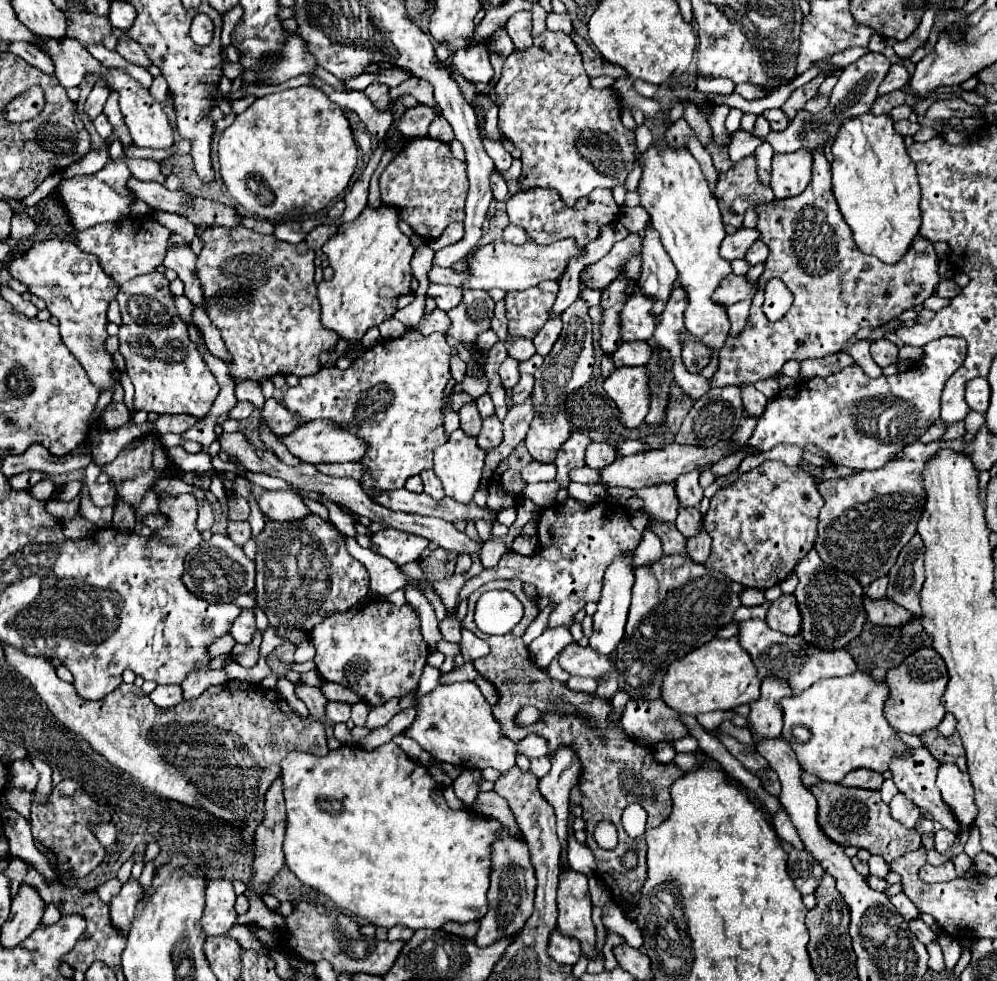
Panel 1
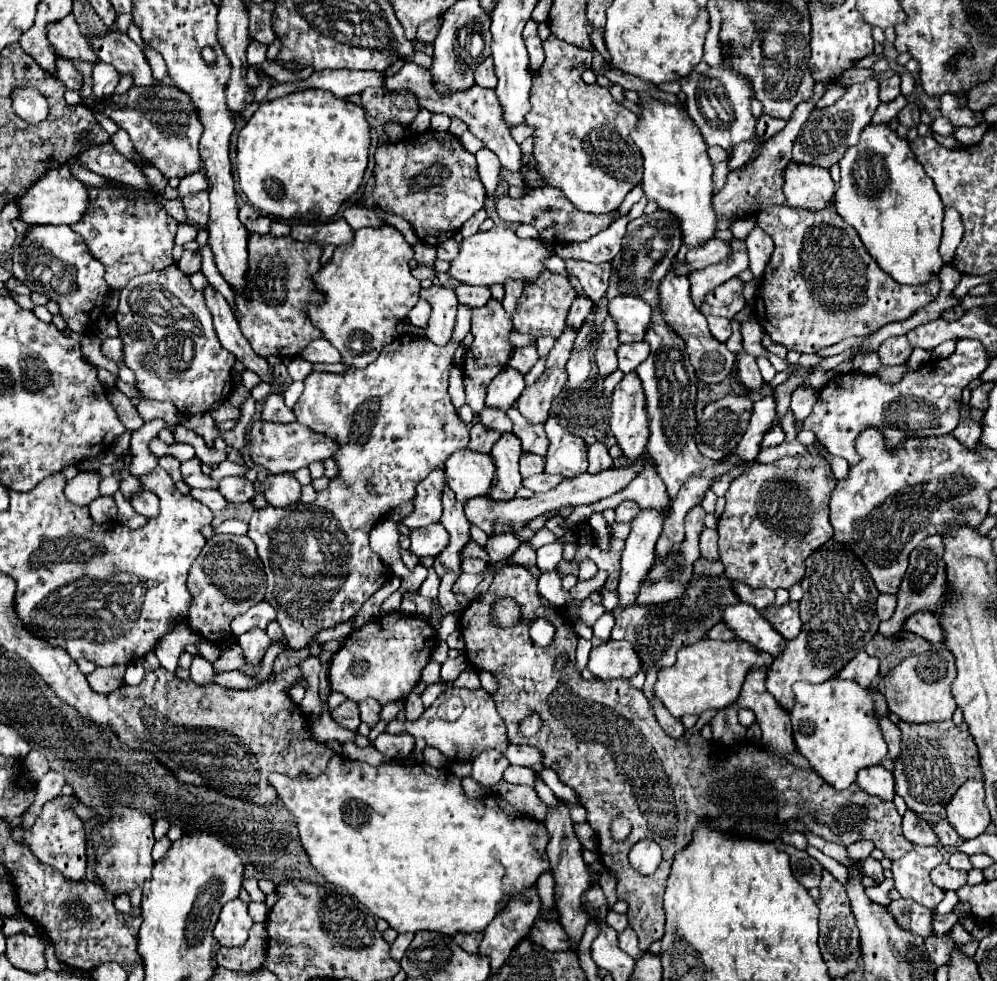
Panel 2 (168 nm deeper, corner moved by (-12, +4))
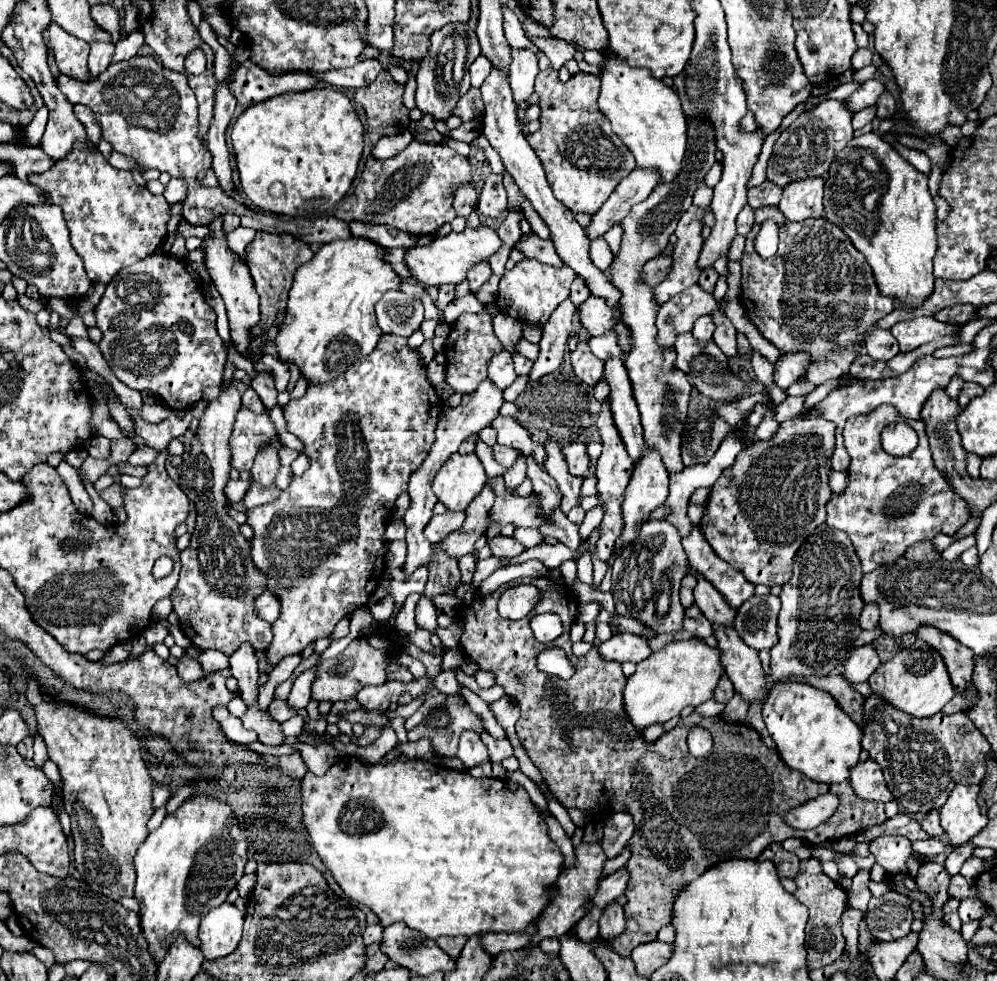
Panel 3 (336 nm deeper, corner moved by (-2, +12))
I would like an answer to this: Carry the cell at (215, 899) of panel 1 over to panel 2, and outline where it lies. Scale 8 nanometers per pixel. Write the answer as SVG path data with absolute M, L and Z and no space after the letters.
M232 900L224 904L220 918L214 926L214 938L220 946L226 948L238 948L246 944L248 930L252 928L252 918L248 916L248 904L242 900Z

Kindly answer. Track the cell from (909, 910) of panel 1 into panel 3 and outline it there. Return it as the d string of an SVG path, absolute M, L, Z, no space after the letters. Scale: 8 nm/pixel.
M886 892L884 896L872 898L868 904L868 926L876 940L898 940L910 932L914 912L910 908L912 898L900 892Z

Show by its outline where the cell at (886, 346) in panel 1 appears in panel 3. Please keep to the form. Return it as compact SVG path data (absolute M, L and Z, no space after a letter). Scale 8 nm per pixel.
M876 328L872 330L866 340L864 340L864 346L866 346L866 354L874 360L890 360L894 358L900 348L896 344L896 338L892 336L890 330L882 330L882 328Z

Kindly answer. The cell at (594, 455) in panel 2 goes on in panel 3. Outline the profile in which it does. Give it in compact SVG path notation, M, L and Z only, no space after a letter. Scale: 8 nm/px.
M582 442L568 444L564 448L564 456L568 460L568 466L570 466L572 476L584 476L586 474L588 466L590 466L590 458L586 454L586 444L582 444Z

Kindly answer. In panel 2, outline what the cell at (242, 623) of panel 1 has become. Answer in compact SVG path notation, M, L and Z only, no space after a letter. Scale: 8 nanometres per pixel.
M254 628L242 636L238 636L238 644L244 650L244 658L248 666L256 666L262 662L268 646L270 646L270 638L264 630Z

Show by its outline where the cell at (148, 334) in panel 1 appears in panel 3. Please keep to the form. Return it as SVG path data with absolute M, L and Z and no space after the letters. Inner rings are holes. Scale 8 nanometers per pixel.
M152 254L136 262L132 268L122 268L116 274L116 280L110 280L110 284L106 286L106 292L94 312L96 326L104 334L98 346L112 372L126 386L140 392L154 392L168 408L184 410L192 408L202 398L204 388L222 384L228 352L216 332L216 314L206 304L202 284L190 278L186 264L176 256ZM170 354L178 354L180 360L170 360Z

